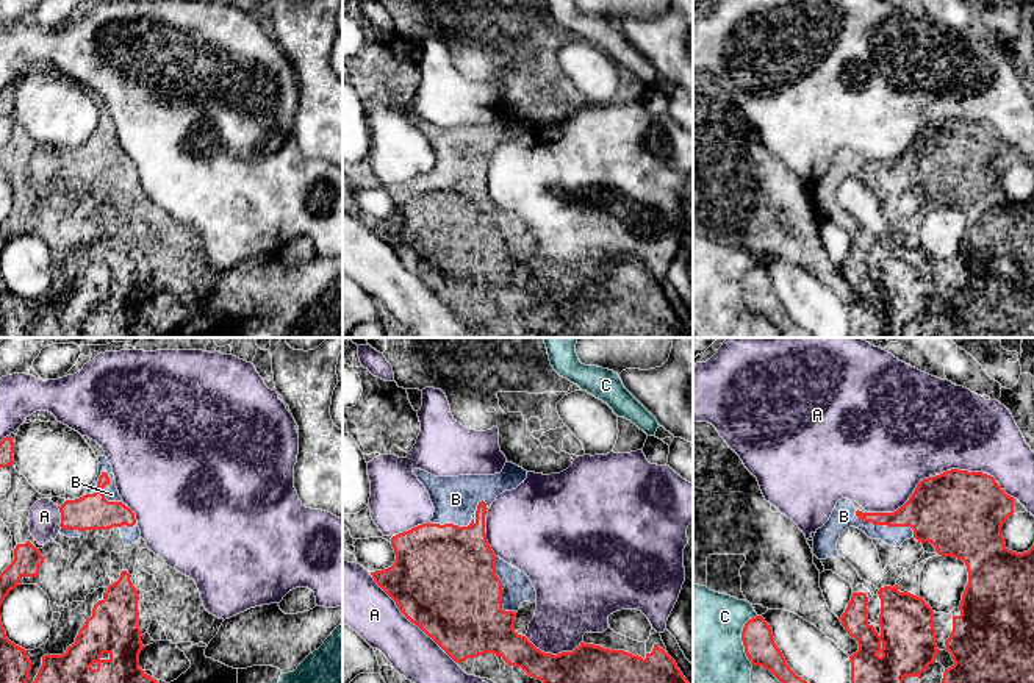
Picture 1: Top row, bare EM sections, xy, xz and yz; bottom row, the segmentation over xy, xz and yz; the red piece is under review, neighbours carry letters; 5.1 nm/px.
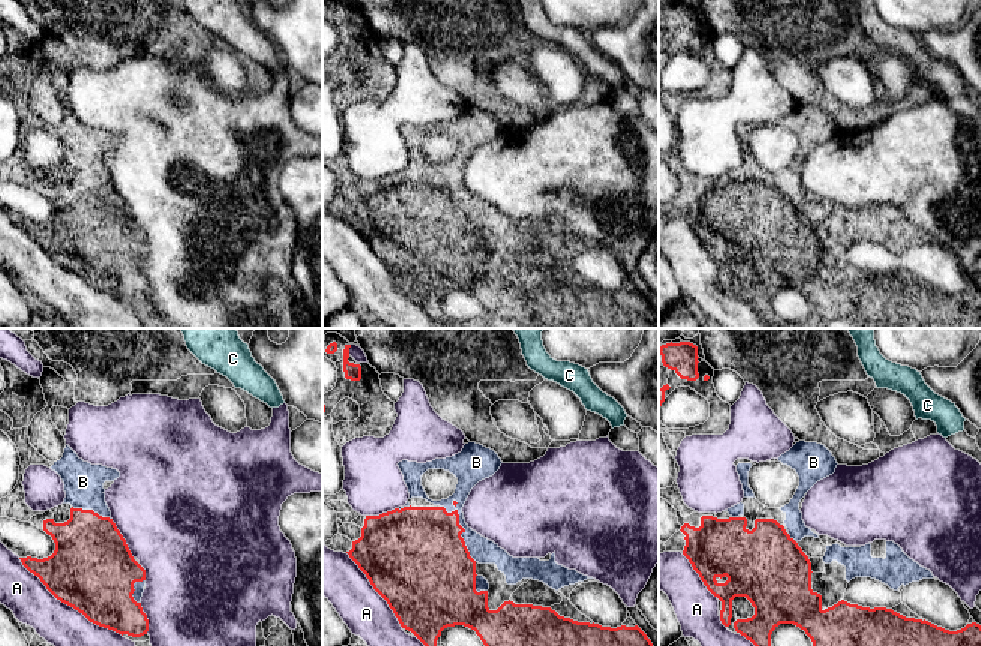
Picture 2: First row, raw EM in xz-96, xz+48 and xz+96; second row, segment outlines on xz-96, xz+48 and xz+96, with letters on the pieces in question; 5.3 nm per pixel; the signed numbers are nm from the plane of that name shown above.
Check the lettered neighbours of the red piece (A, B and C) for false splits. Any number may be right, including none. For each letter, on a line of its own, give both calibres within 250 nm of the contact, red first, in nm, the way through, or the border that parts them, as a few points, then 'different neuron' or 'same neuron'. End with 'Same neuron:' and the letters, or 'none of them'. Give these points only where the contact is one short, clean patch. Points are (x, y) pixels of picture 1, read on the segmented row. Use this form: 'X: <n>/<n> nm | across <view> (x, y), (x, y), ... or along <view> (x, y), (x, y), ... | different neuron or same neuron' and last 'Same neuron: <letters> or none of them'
A: 440/500 nm | different neuron
B: 500/240 nm | same neuron
C: 160/500 nm | different neuron
Same neuron: B

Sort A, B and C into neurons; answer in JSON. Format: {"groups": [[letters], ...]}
{"groups": [["A", "C"], ["B"]]}

